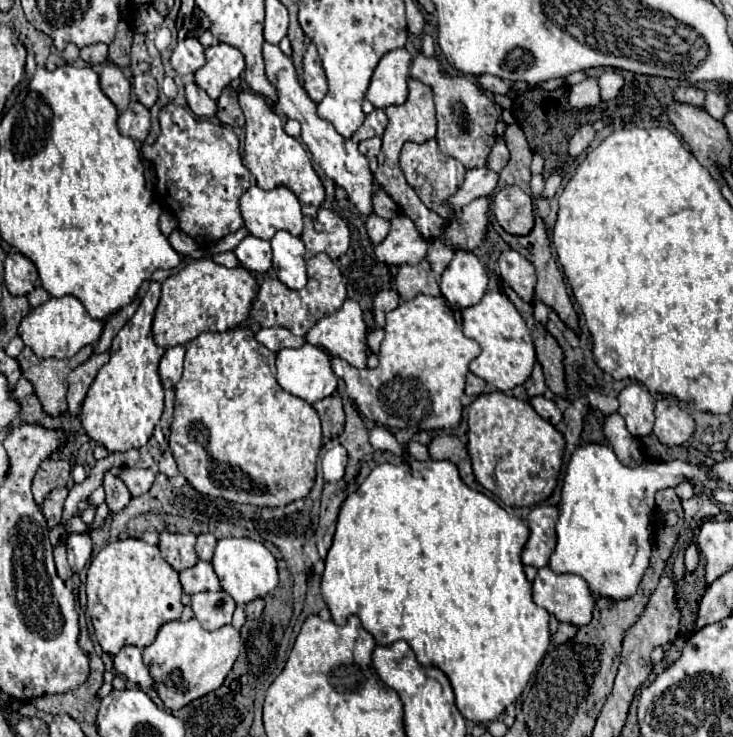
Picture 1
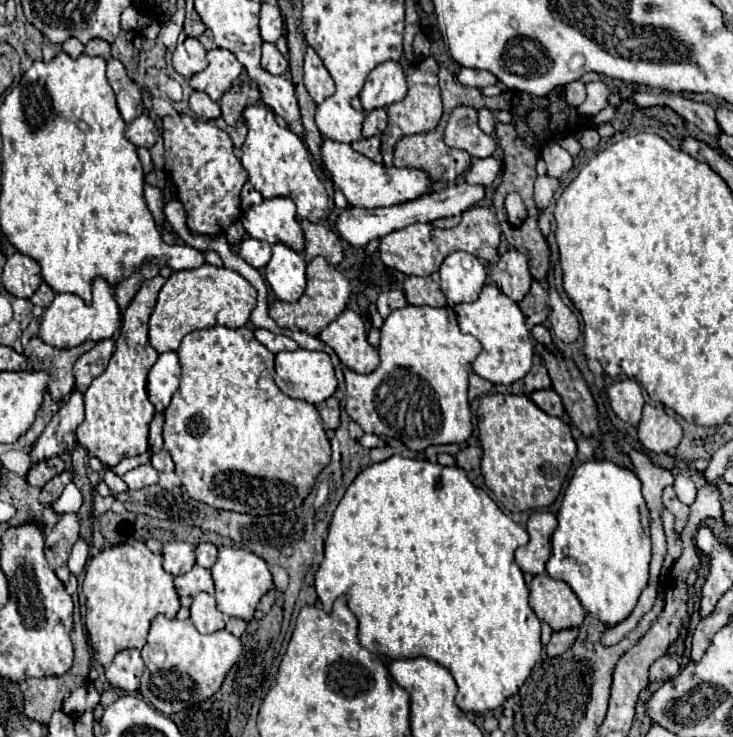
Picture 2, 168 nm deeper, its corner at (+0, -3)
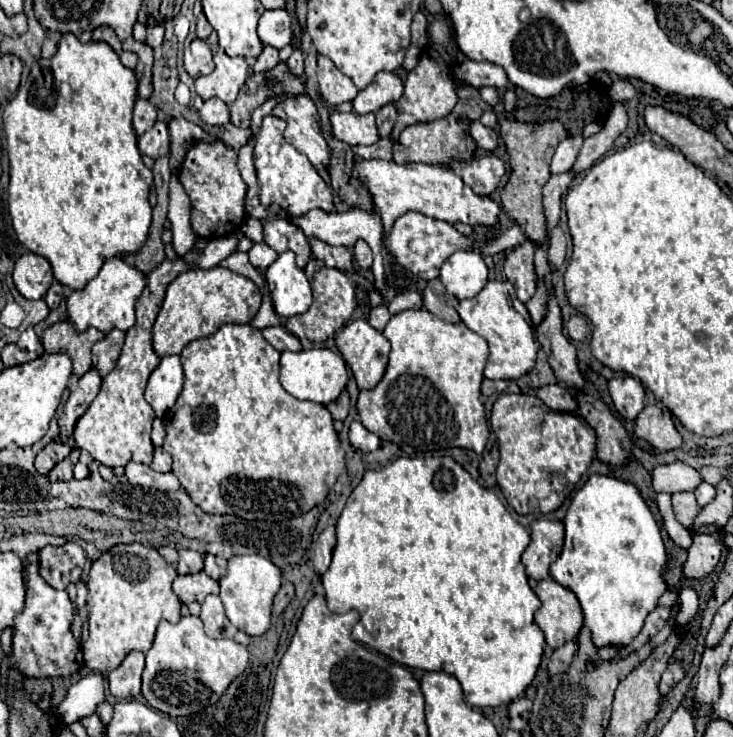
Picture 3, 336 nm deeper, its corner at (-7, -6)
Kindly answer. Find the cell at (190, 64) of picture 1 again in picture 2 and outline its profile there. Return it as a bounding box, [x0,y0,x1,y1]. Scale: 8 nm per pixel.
[173,37,207,79]

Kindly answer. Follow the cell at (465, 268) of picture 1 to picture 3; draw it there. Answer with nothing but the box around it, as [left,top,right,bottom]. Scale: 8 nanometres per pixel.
[440,250,488,300]

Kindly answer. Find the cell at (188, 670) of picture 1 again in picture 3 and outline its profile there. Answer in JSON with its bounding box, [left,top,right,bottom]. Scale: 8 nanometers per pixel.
[142,616,248,716]

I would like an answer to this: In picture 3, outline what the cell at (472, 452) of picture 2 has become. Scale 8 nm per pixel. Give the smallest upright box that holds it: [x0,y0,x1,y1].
[480,447,499,488]

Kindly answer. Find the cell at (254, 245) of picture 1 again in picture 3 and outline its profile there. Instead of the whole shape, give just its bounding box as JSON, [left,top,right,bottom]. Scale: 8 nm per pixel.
[248,242,278,272]

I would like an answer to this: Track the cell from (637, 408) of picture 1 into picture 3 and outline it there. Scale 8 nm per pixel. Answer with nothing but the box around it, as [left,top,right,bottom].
[608,376,644,420]

